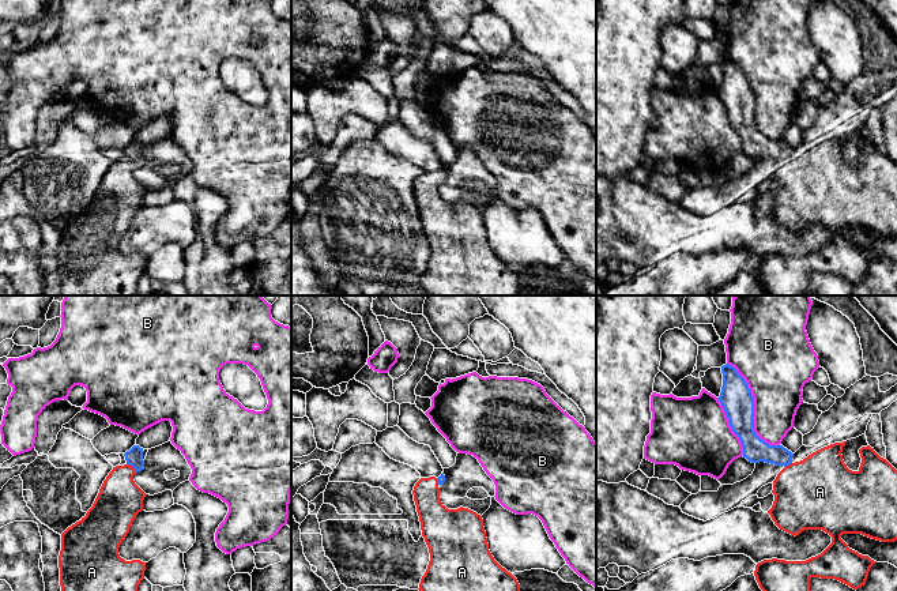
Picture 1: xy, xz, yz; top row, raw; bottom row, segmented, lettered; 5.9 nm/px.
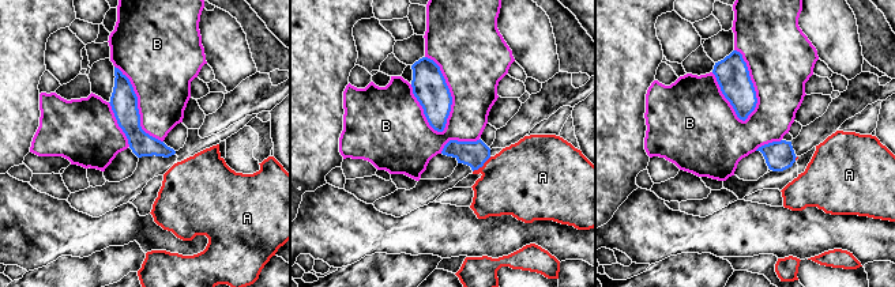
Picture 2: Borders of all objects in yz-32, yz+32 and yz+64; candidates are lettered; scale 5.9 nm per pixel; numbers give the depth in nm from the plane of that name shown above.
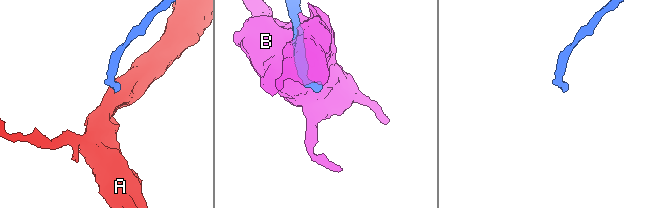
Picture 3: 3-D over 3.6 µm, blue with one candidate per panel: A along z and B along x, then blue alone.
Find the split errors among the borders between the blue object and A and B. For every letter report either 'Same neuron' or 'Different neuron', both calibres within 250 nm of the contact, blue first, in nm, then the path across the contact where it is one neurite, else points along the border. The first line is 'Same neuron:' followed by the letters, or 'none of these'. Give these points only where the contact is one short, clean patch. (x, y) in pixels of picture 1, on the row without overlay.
Same neuron: A
A: Same neuron. Thickness 100 nm (blue) against 260 nm. Path across: xy (134, 151), (132, 161), (120, 174), (119, 196)
B: Different neuron. Thickness 190 nm (blue) against 360 nm

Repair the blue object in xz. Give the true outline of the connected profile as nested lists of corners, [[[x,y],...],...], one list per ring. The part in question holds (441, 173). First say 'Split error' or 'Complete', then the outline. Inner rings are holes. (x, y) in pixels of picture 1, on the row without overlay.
Split error. [[[444,167],[436,173],[421,173],[412,185],[422,231],[429,242],[430,256],[419,278],[430,296],[517,296],[520,279],[491,251],[483,214],[468,203],[448,204],[440,192]]]

